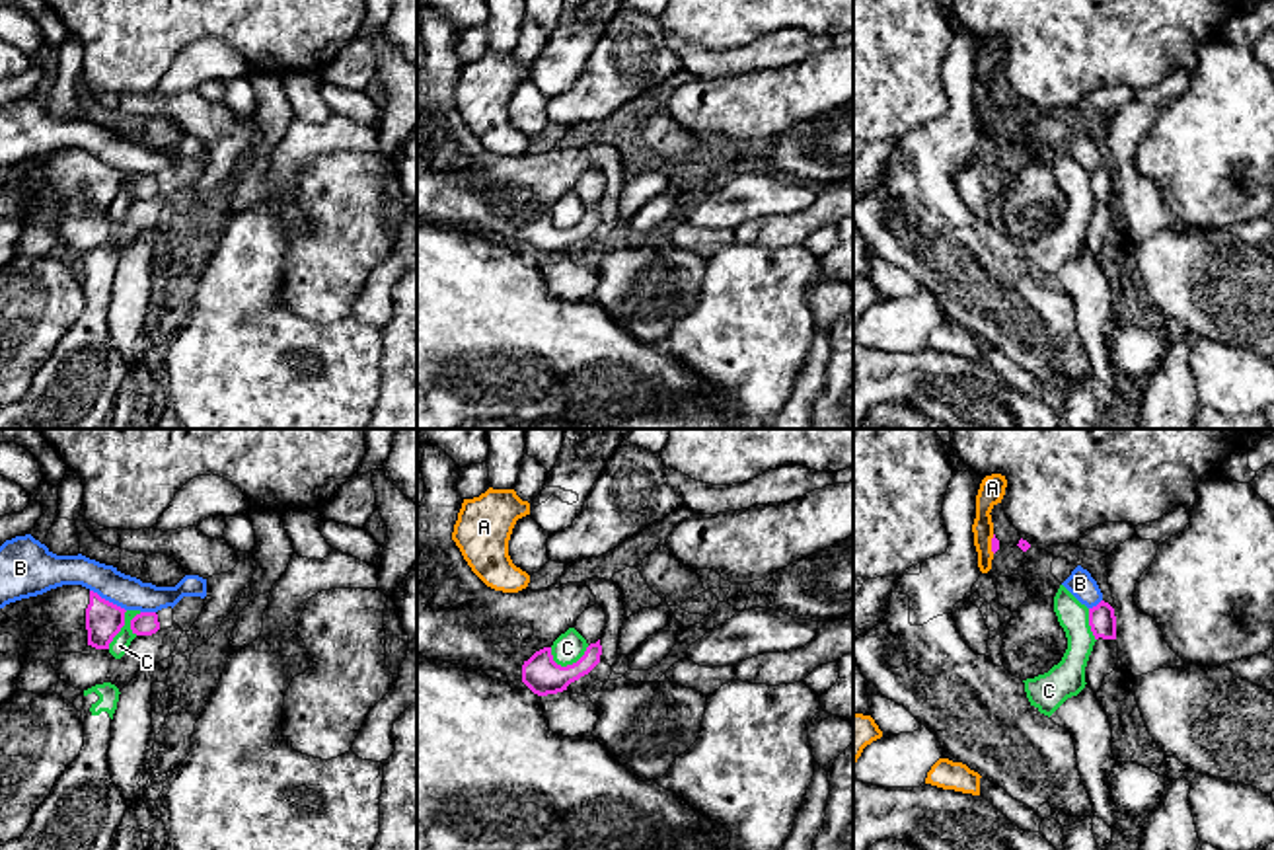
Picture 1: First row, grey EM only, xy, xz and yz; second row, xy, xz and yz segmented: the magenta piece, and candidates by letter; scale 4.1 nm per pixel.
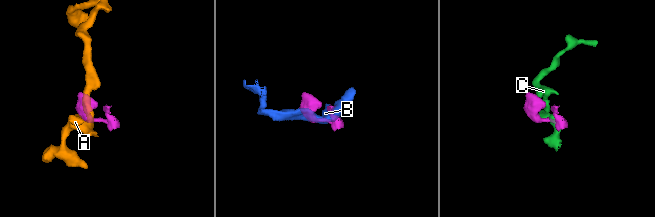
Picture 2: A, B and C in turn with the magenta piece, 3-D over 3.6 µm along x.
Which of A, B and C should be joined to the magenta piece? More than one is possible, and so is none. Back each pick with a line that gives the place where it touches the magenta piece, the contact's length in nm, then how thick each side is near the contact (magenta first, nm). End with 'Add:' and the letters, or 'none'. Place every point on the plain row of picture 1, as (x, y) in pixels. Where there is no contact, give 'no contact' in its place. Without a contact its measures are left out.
Add: none

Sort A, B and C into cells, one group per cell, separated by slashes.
A B C

